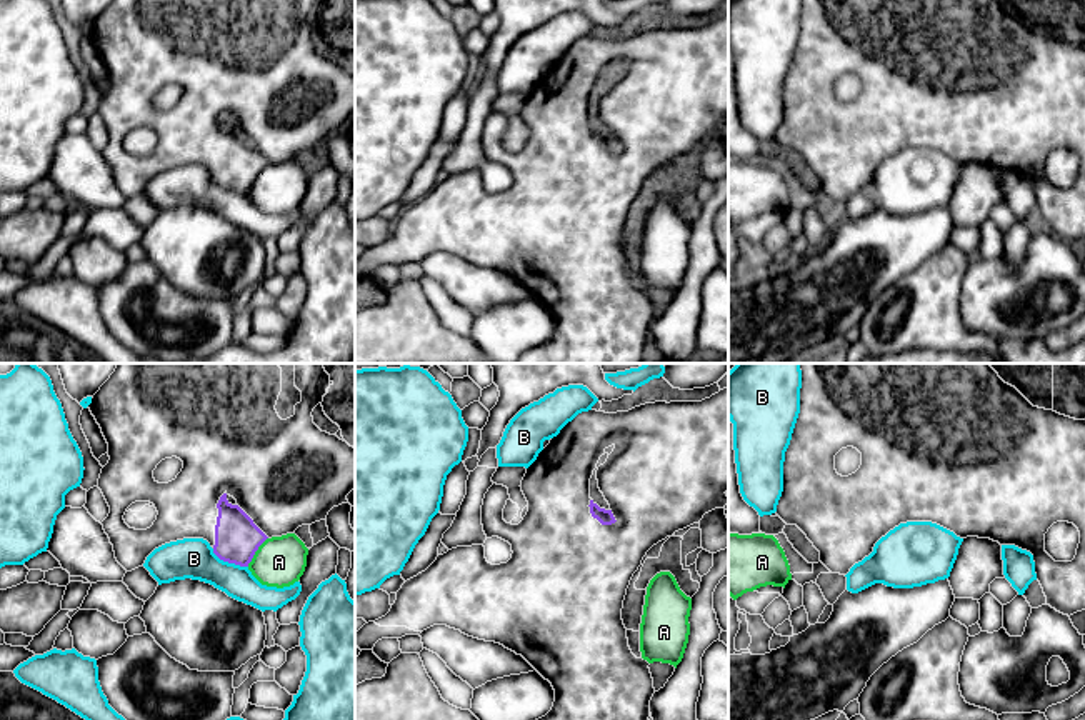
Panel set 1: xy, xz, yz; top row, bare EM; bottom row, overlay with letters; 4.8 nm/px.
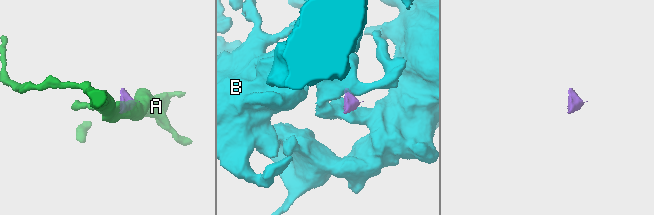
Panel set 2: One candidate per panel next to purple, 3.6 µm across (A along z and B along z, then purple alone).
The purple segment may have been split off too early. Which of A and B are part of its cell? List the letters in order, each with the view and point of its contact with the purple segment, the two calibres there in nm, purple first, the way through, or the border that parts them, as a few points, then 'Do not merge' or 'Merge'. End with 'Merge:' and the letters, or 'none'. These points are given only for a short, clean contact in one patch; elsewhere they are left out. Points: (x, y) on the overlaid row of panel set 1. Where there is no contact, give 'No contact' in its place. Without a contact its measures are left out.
A: Touches purple at xy (255, 550). Thickness 220 nm (purple) against 240 nm. Boundary: xy (267, 537), (247, 565). Do not merge
B: Touches purple at xy (229, 562). Thickness 220 nm (purple) against 190 nm. Boundary: xy (212, 549), (220, 559), (247, 567). Do not merge
Merge: none

